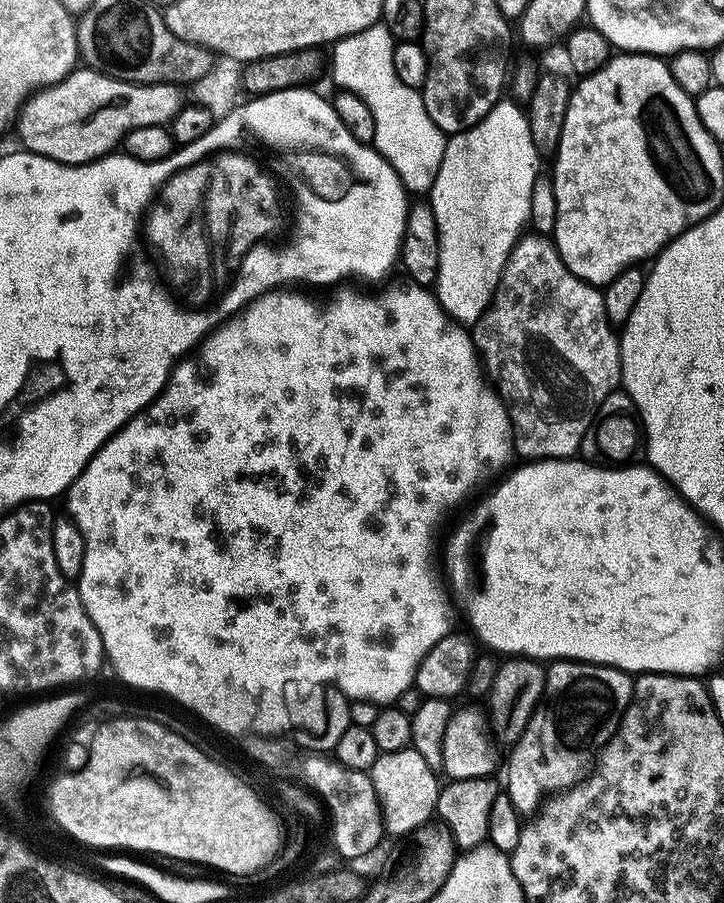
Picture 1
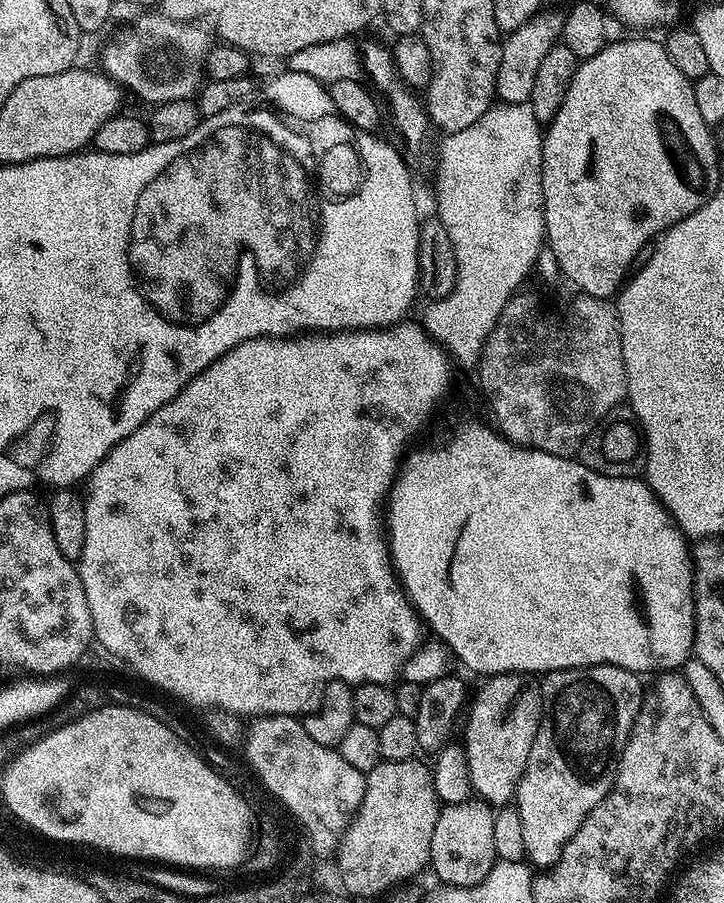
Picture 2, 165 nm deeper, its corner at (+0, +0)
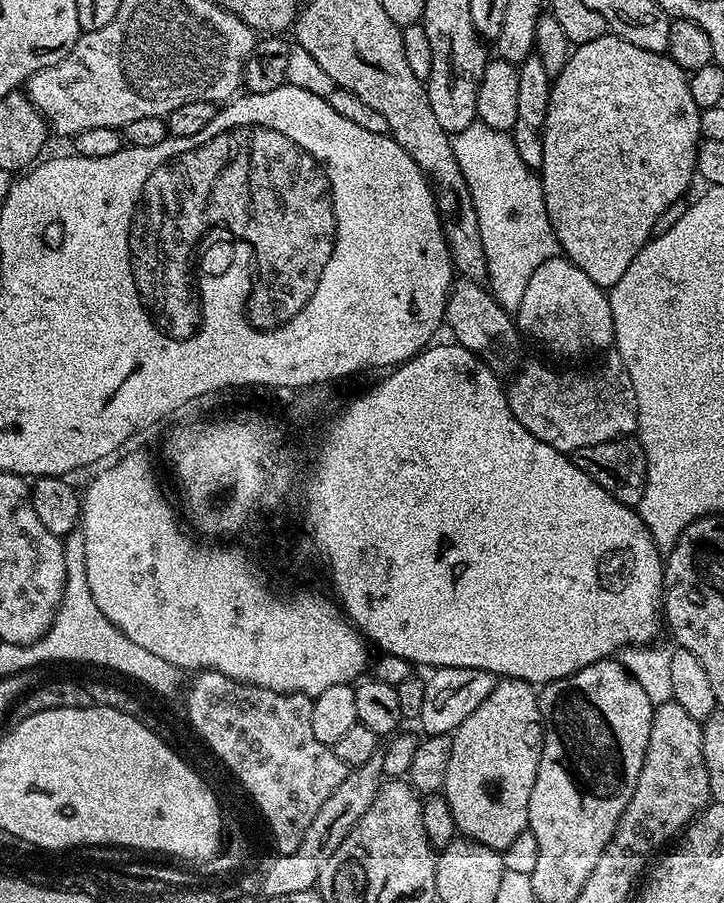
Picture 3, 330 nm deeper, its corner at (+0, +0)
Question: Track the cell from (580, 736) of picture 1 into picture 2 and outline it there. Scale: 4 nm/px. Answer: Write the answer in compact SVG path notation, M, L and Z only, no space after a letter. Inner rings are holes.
M593 664L590 668L560 668L557 672L547 673L539 681L544 715L540 717L528 765L514 797L514 806L522 818L527 859L537 869L548 870L559 863L564 847L616 784L620 759L640 713L640 704L644 701L646 688L640 685L640 680L637 673L625 668L613 664Z

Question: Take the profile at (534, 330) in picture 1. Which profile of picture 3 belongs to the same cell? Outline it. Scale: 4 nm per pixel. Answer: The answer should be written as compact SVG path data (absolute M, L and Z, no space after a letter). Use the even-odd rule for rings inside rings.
M616 358L602 365L597 372L555 372L544 364L528 364L513 378L512 385L507 385L506 391L514 418L518 418L518 422L526 426L534 438L565 454L571 454L582 446L594 446L620 436L632 436L637 431L638 402L634 398L628 372Z

